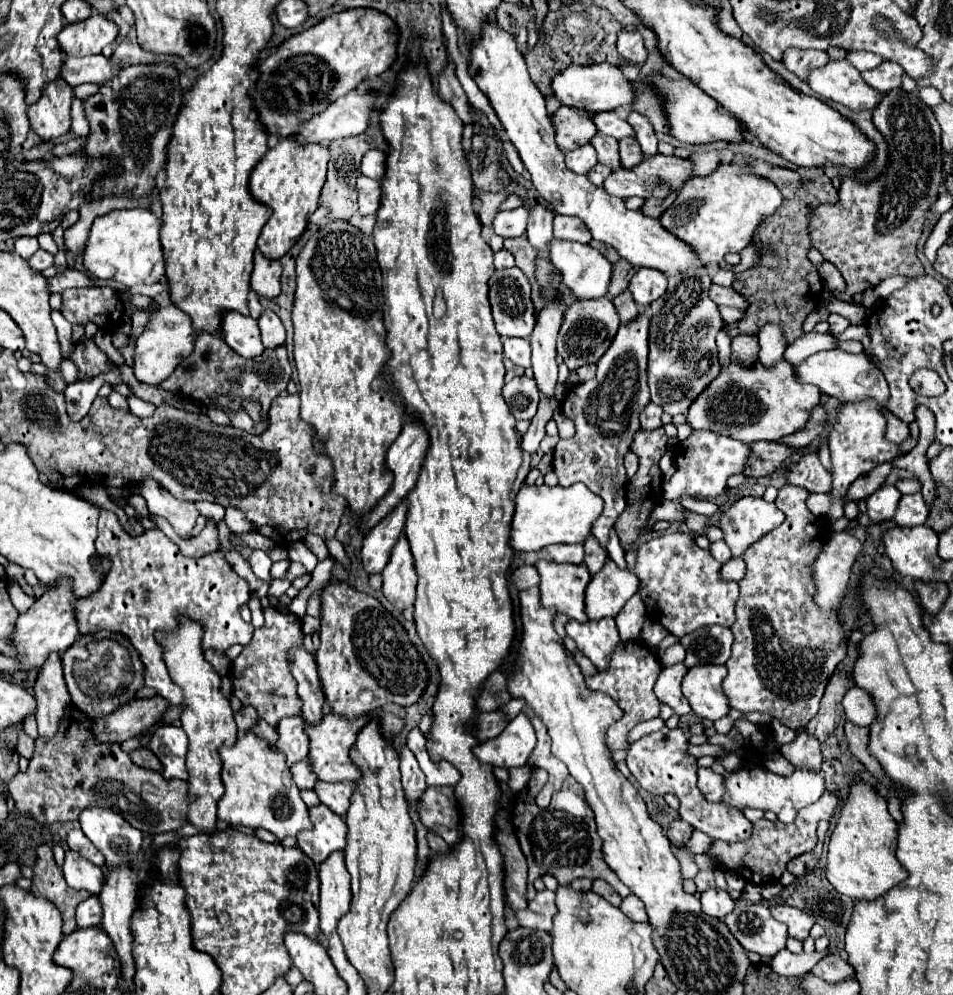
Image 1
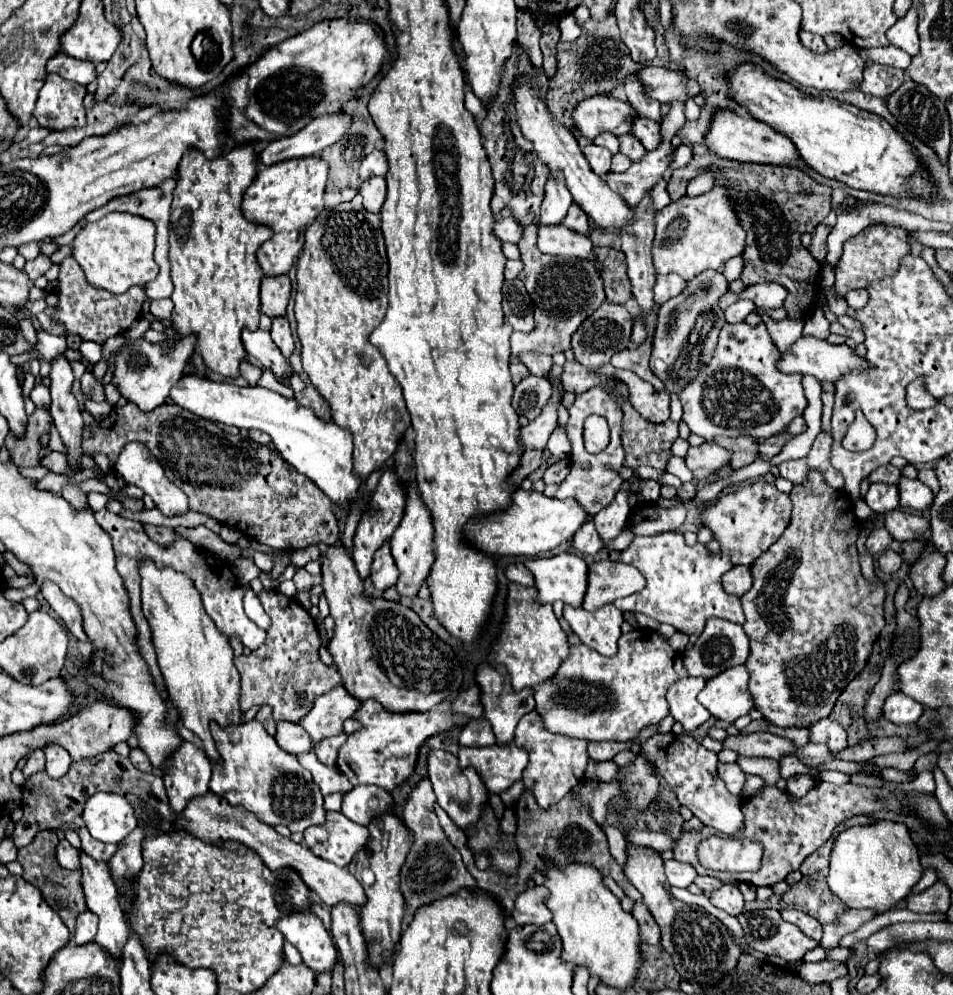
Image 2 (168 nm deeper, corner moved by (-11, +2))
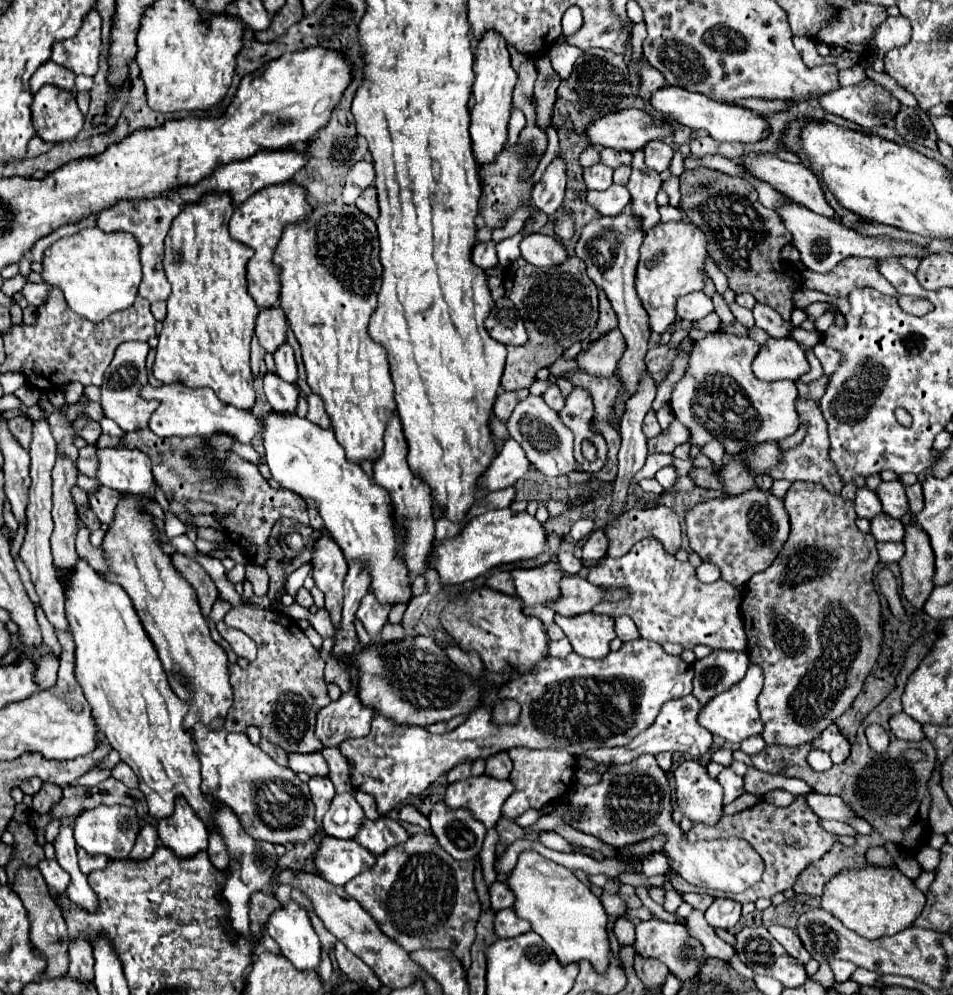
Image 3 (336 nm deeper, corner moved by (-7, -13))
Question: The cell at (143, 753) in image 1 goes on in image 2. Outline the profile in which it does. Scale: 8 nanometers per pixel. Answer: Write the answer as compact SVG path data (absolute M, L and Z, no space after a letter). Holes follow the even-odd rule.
M138 747L130 751L130 761L132 761L140 771L146 771L146 773L152 773L152 771L154 771L154 765L150 763L148 755L146 755L142 749L138 749Z

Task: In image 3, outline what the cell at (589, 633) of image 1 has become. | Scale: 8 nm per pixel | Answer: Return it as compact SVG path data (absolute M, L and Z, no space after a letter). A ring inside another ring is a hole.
M584 612L572 618L556 614L554 622L564 630L574 652L584 658L602 658L610 652L610 640L616 638L614 618L608 614Z

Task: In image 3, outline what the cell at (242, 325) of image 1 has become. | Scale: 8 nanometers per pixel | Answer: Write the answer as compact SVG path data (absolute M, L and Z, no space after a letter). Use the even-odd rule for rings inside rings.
M268 374L264 378L264 392L266 400L270 402L272 410L278 414L296 414L300 390L294 384L288 384L286 380Z

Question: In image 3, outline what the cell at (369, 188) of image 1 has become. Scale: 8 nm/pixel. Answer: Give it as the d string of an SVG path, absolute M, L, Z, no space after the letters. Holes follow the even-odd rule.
M368 186L356 200L356 206L366 212L368 216L372 216L372 220L378 216L378 200L376 200L376 188Z

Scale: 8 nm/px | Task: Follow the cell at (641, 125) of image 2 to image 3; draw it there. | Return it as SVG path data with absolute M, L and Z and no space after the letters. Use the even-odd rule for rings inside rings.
M654 140L652 144L646 144L644 152L646 152L648 168L652 168L652 170L656 170L656 172L664 172L664 170L670 168L670 162L672 162L672 156L674 156L674 150L672 150L666 142Z

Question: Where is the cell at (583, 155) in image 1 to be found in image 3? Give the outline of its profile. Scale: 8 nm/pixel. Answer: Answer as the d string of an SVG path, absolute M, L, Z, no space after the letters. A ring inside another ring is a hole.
M594 164L584 170L584 182L590 190L608 190L612 186L612 168L606 164Z

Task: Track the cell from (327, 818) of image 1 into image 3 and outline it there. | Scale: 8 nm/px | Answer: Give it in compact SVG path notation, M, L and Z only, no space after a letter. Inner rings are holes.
M326 836L316 852L316 866L324 878L336 886L344 886L348 880L372 868L374 864L376 856L372 856L356 840L338 840Z

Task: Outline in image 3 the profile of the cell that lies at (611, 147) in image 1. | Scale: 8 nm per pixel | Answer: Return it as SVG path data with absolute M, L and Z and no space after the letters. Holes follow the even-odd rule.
M588 146L582 154L580 154L580 166L582 168L590 168L590 166L594 166L594 164L598 164L600 162L600 154L598 154L598 148L594 148L594 146Z

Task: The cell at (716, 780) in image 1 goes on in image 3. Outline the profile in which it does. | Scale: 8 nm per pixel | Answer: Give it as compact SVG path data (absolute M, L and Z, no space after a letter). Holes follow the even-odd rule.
M724 768L718 774L718 782L724 788L724 804L730 804L732 800L736 800L738 796L744 794L744 780L740 776L736 776L730 768Z

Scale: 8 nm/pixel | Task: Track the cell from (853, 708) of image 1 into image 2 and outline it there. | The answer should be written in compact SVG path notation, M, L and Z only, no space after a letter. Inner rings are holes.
M902 691L892 693L882 707L884 719L888 719L894 725L910 725L914 721L918 721L918 717L922 715L922 705L918 701L914 701L912 697L904 695Z

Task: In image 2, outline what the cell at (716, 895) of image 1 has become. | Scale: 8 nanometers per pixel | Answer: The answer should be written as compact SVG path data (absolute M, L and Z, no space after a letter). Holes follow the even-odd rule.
M722 885L720 889L716 889L712 895L710 895L710 903L730 915L740 915L742 909L744 909L744 899L742 899L742 893L738 887L734 885Z

